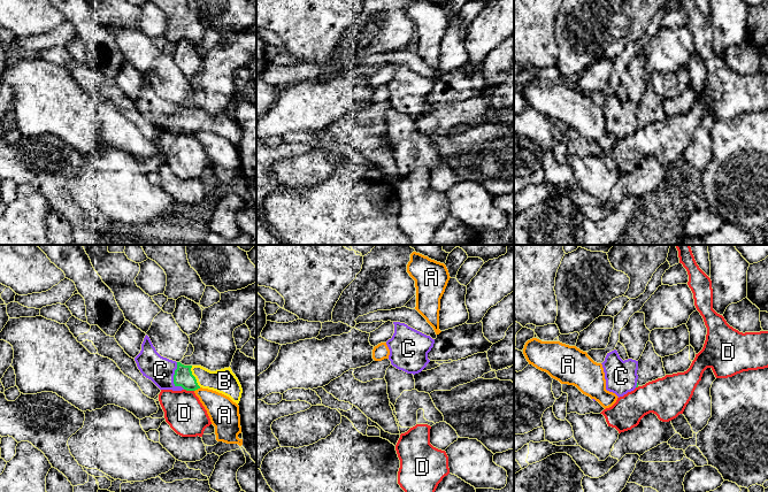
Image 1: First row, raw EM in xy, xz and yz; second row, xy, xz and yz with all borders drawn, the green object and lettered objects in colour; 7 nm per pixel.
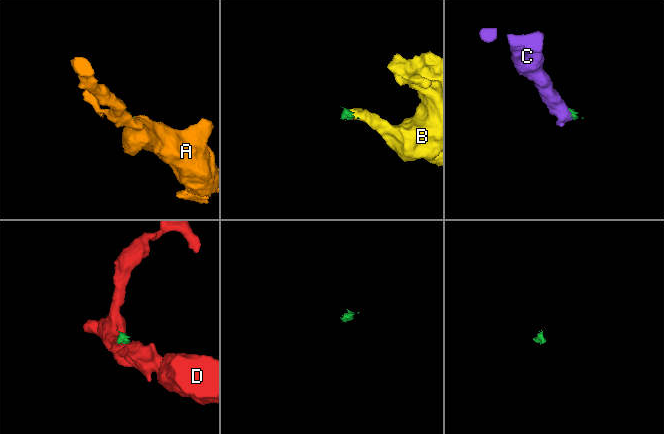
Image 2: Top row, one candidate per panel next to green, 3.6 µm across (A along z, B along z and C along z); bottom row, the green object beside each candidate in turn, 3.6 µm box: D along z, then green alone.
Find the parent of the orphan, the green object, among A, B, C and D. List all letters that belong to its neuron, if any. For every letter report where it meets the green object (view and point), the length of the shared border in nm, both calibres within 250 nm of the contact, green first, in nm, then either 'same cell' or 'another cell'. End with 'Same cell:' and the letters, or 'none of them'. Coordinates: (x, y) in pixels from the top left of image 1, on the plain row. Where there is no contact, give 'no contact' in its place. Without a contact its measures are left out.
A: xy (197, 131) | 50 nm | 130/200 nm | another cell
B: xy (193, 118) | 170 nm | 130/170 nm | same cell
C: xy (174, 121) | 200 nm | 130/190 nm | same cell
D: xy (189, 132) | 70 nm | 130/280 nm | another cell
Same cell: B, C

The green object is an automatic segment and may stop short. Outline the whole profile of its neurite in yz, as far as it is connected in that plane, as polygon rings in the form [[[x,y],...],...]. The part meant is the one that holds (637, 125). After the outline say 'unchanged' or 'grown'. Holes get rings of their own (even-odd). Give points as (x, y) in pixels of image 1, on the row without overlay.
[[[616,92],[607,95],[601,106],[605,115],[606,132],[619,140],[638,130],[638,103],[622,102]]]; grown

